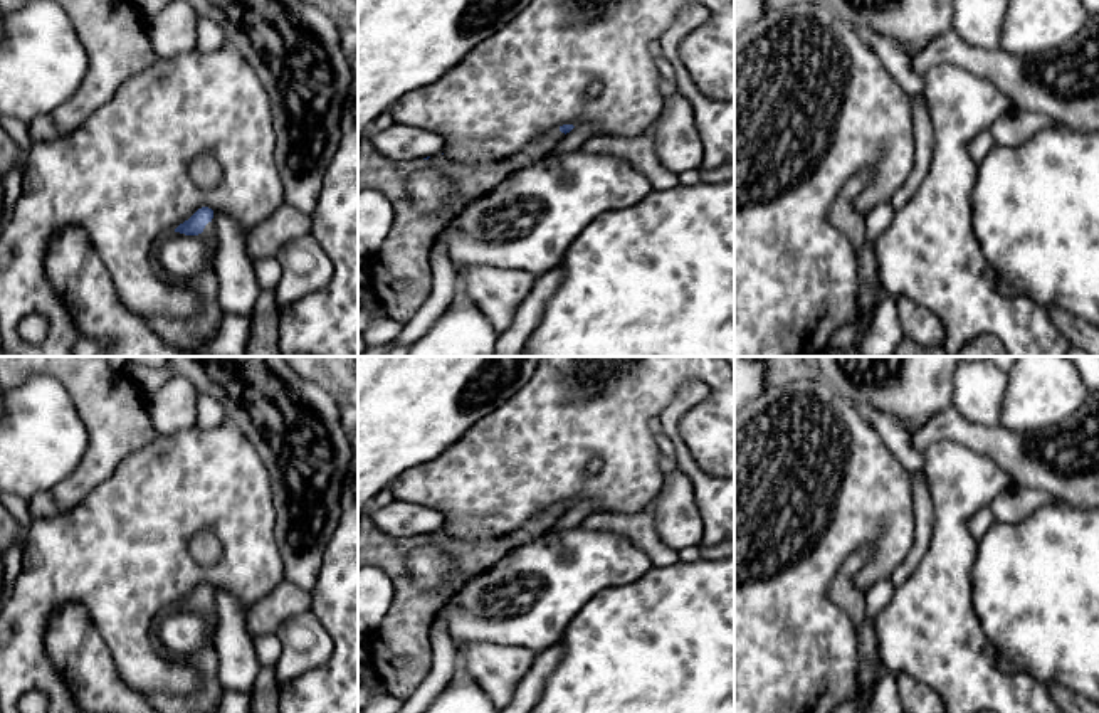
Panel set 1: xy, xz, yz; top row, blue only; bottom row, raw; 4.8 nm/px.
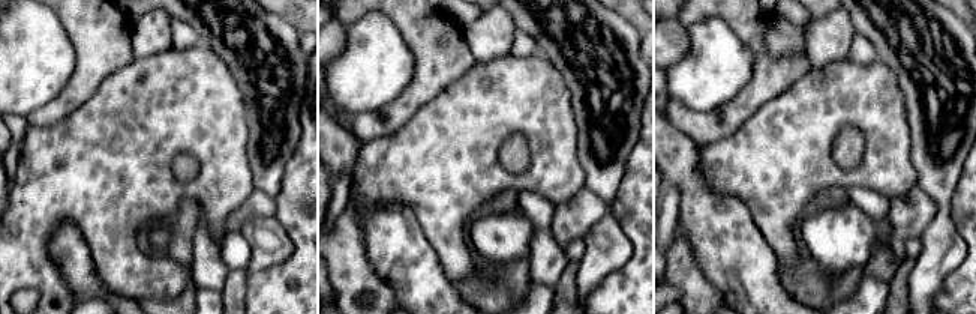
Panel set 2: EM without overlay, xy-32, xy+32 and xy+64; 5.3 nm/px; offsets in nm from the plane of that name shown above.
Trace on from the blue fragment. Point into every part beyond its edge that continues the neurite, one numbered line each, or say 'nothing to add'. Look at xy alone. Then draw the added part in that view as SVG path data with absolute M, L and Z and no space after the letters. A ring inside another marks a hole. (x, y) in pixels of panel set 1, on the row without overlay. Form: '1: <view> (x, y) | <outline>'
1: xy (209, 611) | M212 595L202 610L197 612L198 615L212 621L212 622L218 622L218 609L217 609L217 600L215 595Z

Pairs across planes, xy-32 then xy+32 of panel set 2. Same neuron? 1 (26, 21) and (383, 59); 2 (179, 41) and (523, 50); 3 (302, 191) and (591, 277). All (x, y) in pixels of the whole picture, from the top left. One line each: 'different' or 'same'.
1: same
2: same
3: different

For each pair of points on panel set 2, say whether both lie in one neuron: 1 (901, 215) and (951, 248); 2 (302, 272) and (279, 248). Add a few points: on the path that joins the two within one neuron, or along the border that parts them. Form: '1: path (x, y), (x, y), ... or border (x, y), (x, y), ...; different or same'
1: border (930, 196), (936, 205), (936, 217), (918, 238); different
2: border (293, 242), (293, 251), (285, 260), (255, 271); different

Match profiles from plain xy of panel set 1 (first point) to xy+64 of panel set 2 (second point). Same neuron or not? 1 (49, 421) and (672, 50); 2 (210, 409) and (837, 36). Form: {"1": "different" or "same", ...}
{"1": "different", "2": "different"}

